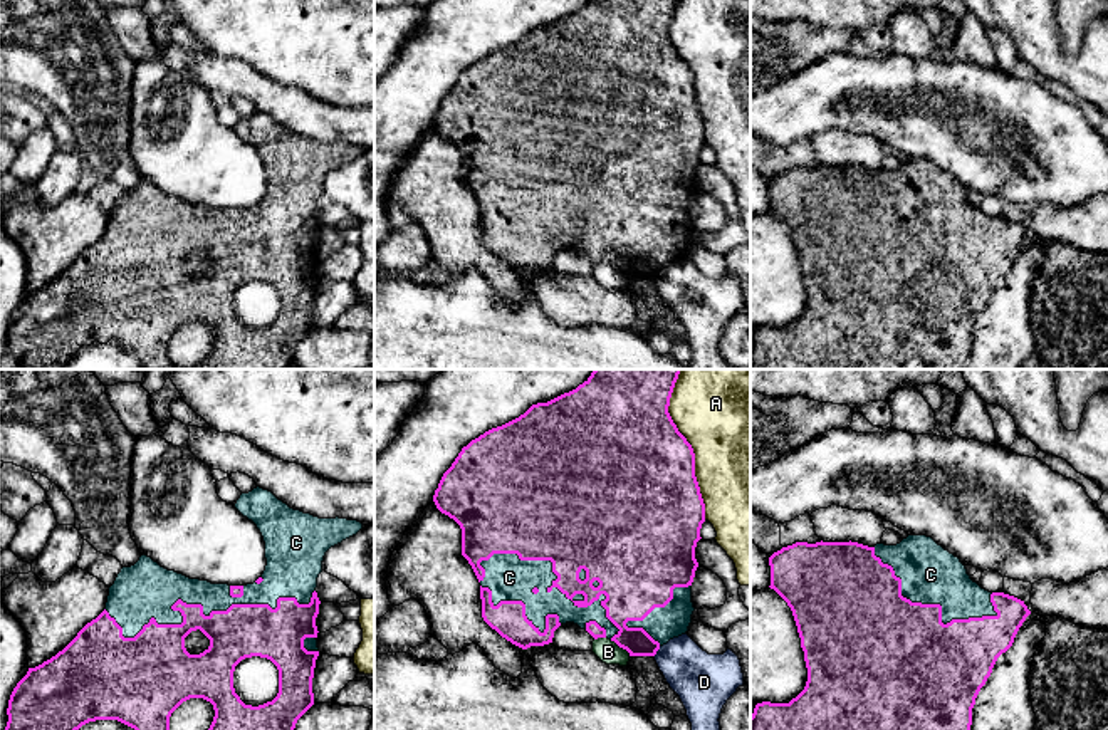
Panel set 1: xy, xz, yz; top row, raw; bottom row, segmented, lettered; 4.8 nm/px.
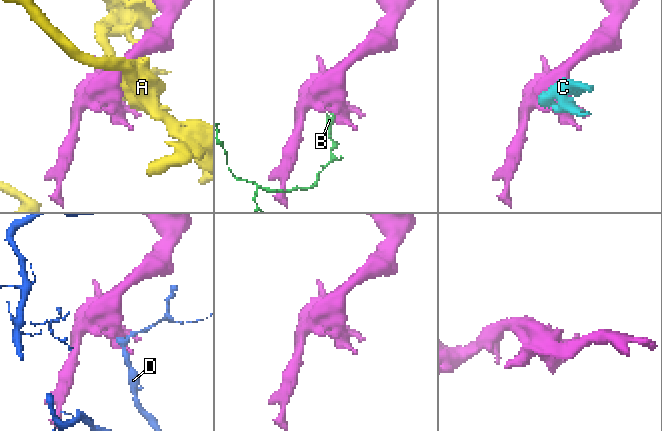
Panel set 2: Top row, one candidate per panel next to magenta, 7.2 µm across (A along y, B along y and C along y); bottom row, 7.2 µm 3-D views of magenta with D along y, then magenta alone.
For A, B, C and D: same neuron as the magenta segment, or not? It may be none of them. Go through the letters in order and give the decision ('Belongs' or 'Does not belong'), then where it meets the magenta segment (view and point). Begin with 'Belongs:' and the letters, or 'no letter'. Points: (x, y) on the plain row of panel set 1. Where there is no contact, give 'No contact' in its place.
Belongs: C
A: Does not belong. Touches magenta at xz (692, 72)
B: Does not belong. Touches magenta at xz (620, 271)
C: Belongs. Touches magenta at xy (200, 229)
D: Does not belong. Touches magenta at xz (657, 274)

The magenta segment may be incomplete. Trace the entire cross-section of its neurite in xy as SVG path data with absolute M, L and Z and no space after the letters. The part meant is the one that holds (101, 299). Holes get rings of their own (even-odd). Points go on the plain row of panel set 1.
M260 111L242 117L235 133L252 144L264 161L264 198L247 210L212 208L168 195L143 178L134 190L121 193L109 211L104 235L62 275L29 292L17 307L8 324L8 346L0 369L62 369L76 354L96 344L118 344L134 352L144 369L178 369L170 361L170 341L190 322L203 322L215 334L210 352L191 369L290 369L297 344L314 329L312 302L319 280L316 242L321 228L316 211L322 185L331 171L356 159L363 148L339 141L319 143L294 134ZM196 253L210 263L210 270L200 279L190 279L185 262ZM252 280L267 282L279 294L277 321L259 331L245 329L233 312L235 290Z

